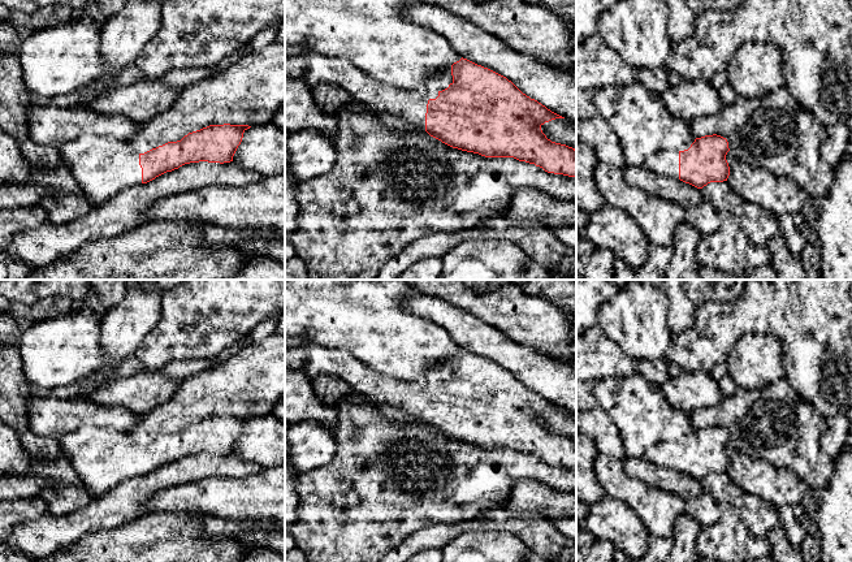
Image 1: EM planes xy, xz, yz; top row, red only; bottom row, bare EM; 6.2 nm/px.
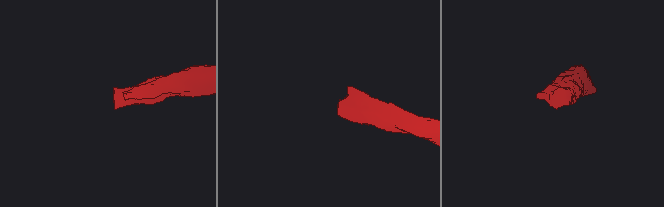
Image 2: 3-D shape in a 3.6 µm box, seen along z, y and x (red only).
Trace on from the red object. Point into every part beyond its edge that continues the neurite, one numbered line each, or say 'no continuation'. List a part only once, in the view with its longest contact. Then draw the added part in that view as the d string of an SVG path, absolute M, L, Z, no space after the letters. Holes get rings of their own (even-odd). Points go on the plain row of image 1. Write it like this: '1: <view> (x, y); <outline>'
1: xz (441, 372); M451 358L432 369L428 380L431 382L442 382L447 380L450 375L453 375Z

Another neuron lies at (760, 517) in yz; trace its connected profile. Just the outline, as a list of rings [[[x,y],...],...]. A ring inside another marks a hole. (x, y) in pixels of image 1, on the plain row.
[[[710,474],[701,480],[702,487],[717,502],[734,505],[743,524],[757,539],[779,526],[793,546],[800,546],[809,533],[810,518],[800,503],[775,506],[762,498],[745,493],[727,475]]]

